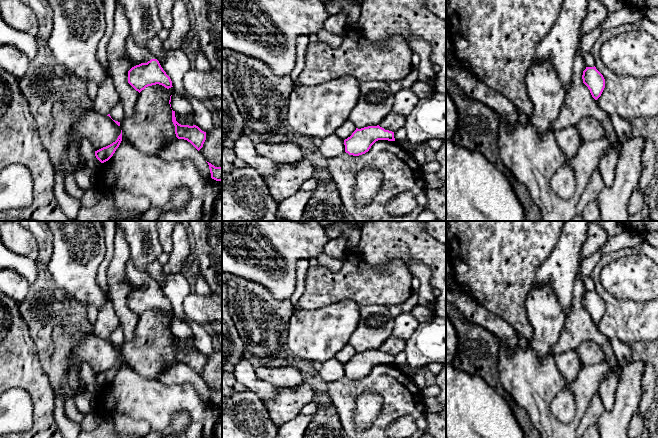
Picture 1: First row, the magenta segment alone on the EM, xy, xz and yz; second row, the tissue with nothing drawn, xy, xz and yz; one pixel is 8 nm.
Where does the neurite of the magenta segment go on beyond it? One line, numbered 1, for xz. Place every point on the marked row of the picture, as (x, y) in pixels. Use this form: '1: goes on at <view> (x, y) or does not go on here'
1: does not go on here

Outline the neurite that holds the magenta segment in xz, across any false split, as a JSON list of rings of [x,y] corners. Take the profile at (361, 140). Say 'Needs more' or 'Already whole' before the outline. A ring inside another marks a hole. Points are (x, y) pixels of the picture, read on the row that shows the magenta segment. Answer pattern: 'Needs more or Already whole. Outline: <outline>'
Already whole. Outline: [[[379,125],[356,128],[352,135],[344,140],[345,152],[353,156],[365,154],[378,140],[395,141],[394,132]]]

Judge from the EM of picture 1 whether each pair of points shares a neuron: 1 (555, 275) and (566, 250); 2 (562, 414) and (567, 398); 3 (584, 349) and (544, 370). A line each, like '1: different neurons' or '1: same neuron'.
1: same neuron
2: same neuron
3: different neurons

